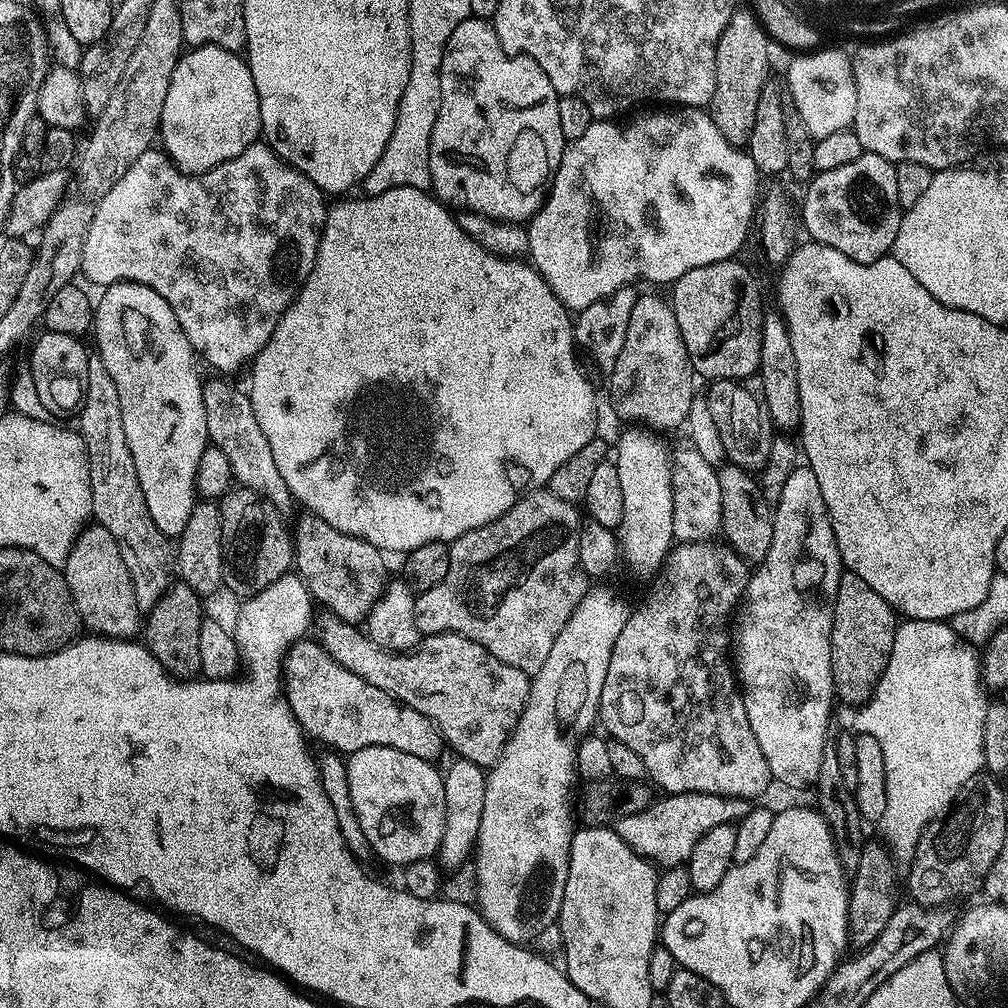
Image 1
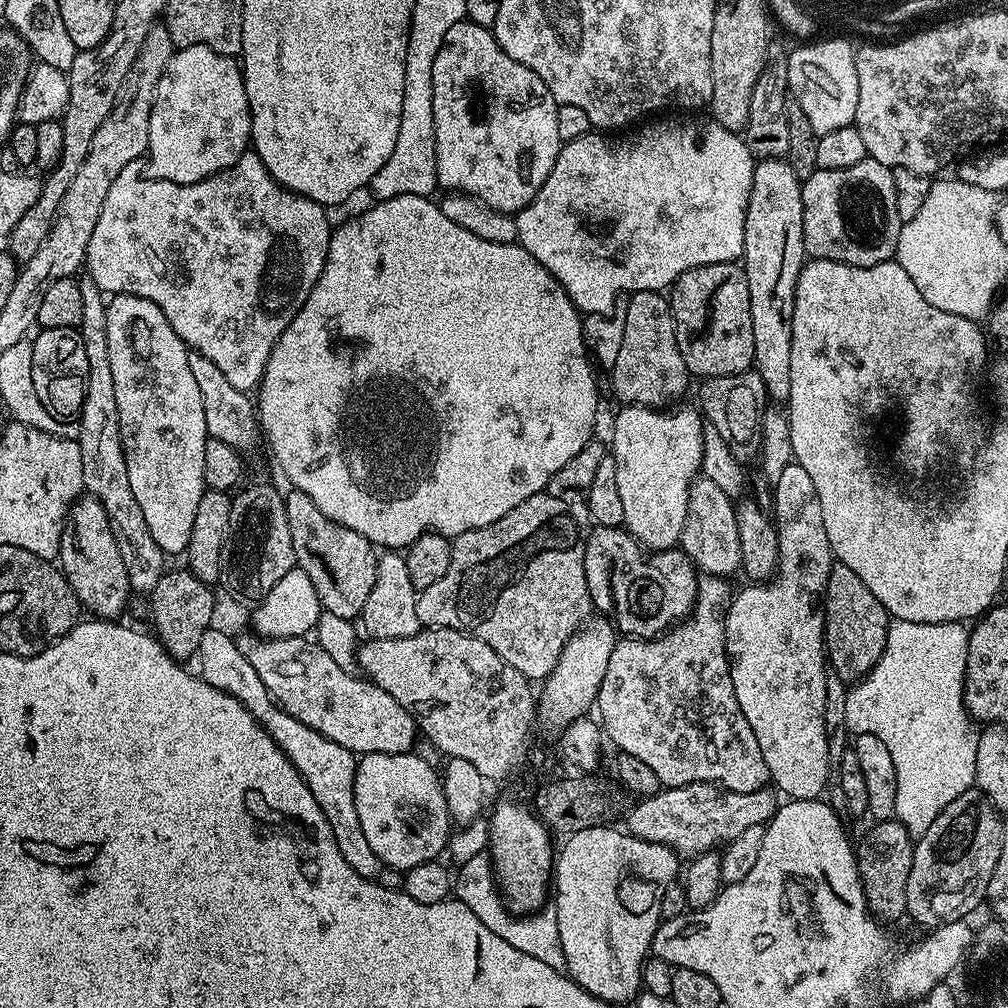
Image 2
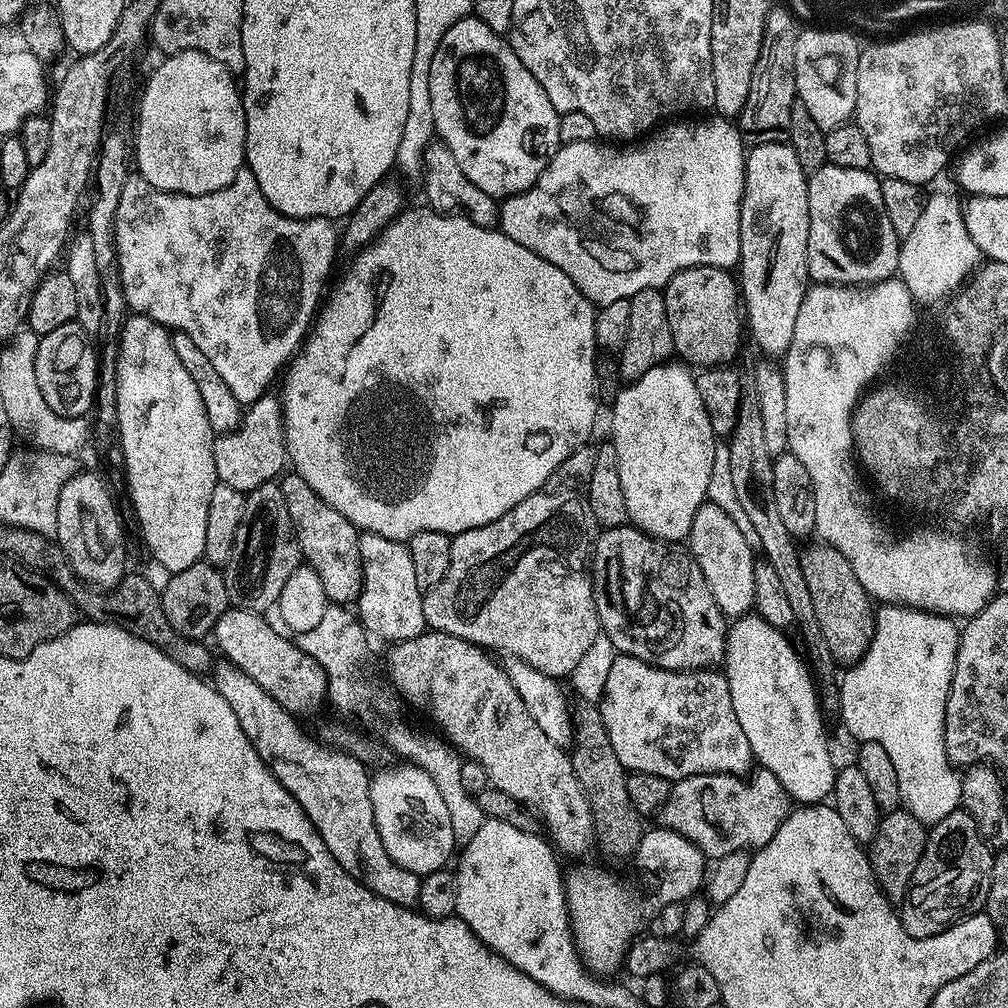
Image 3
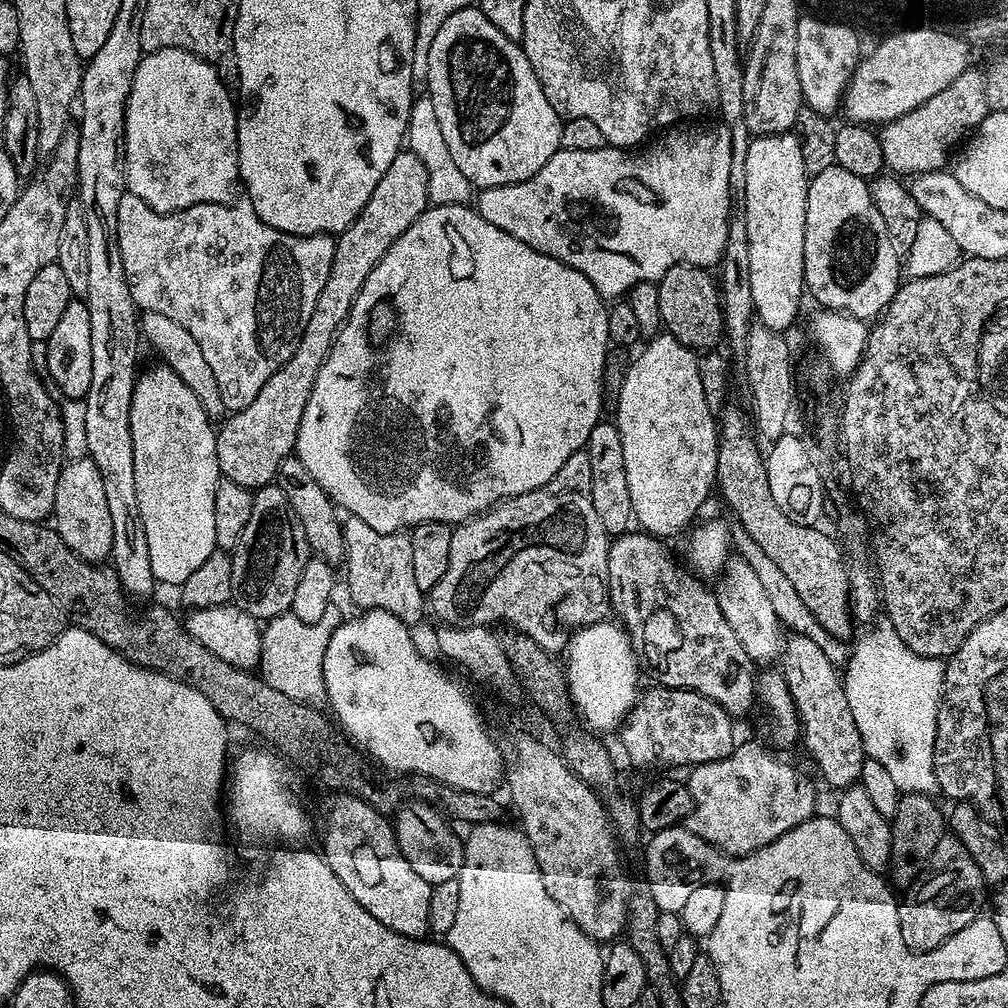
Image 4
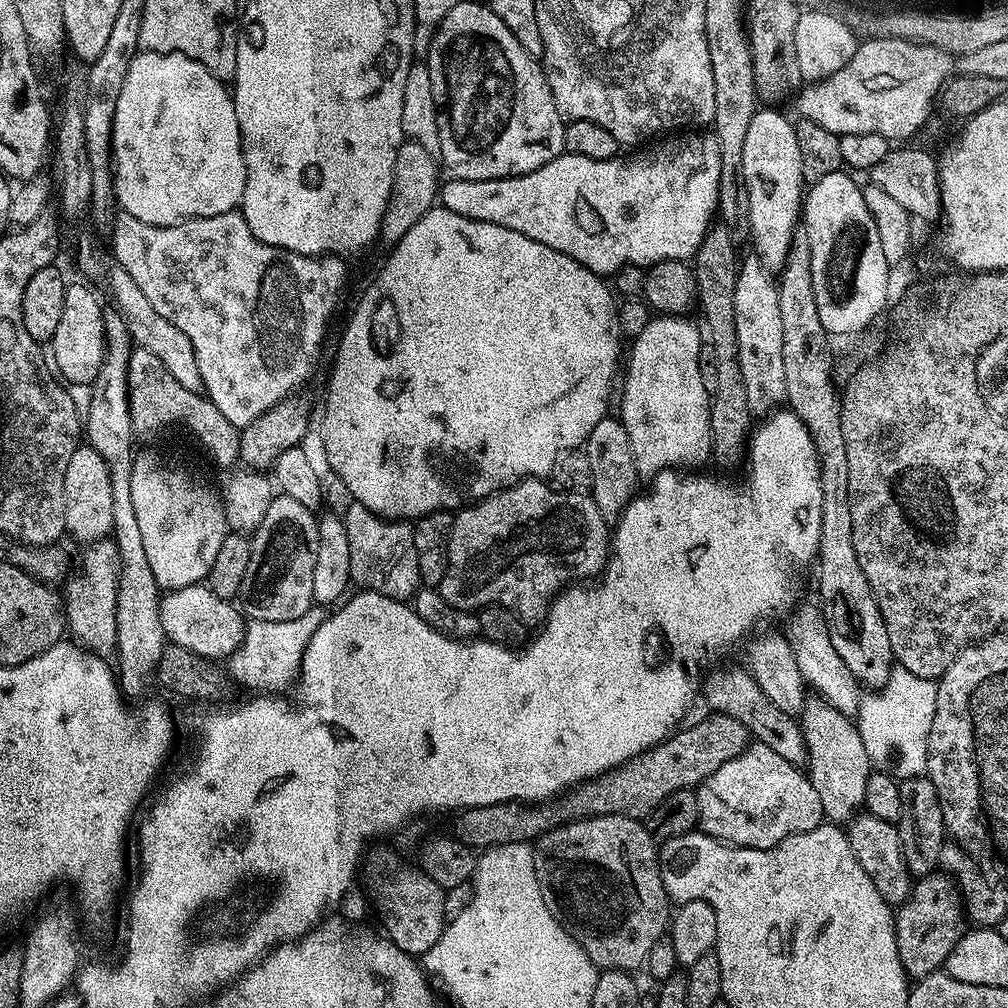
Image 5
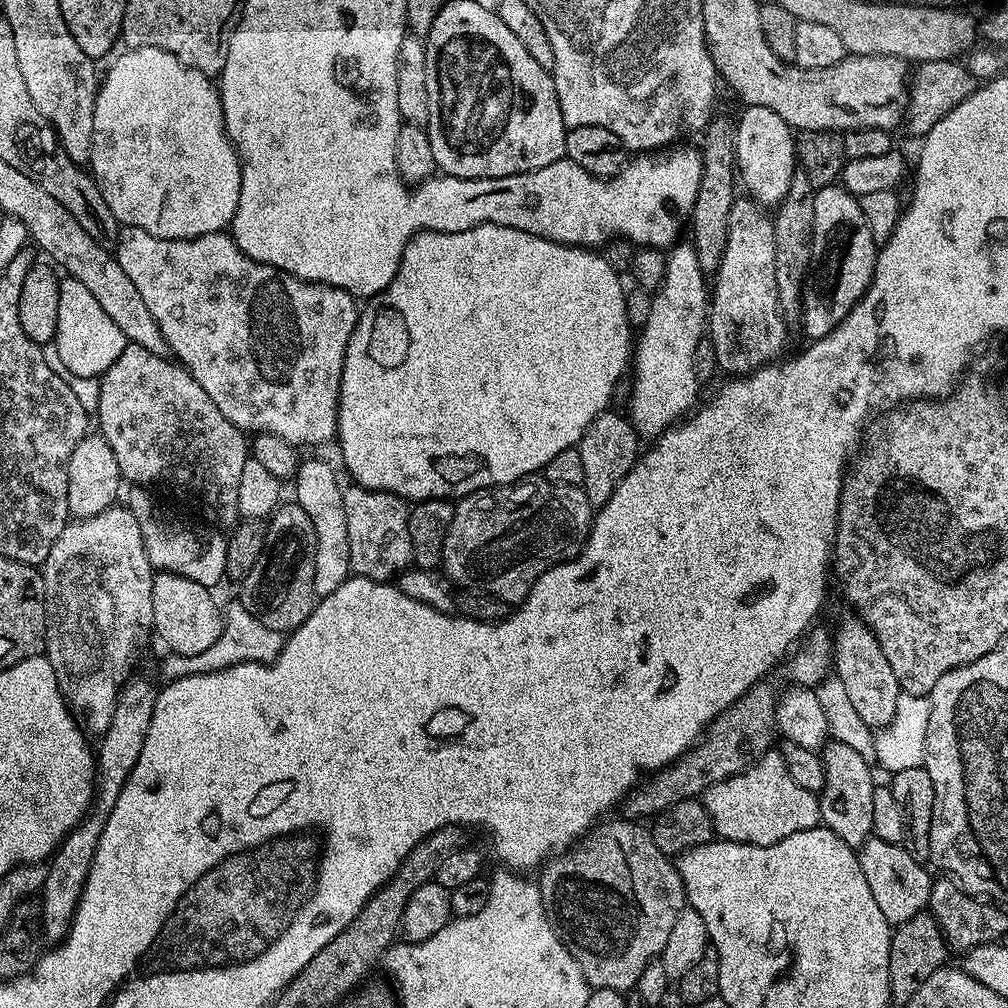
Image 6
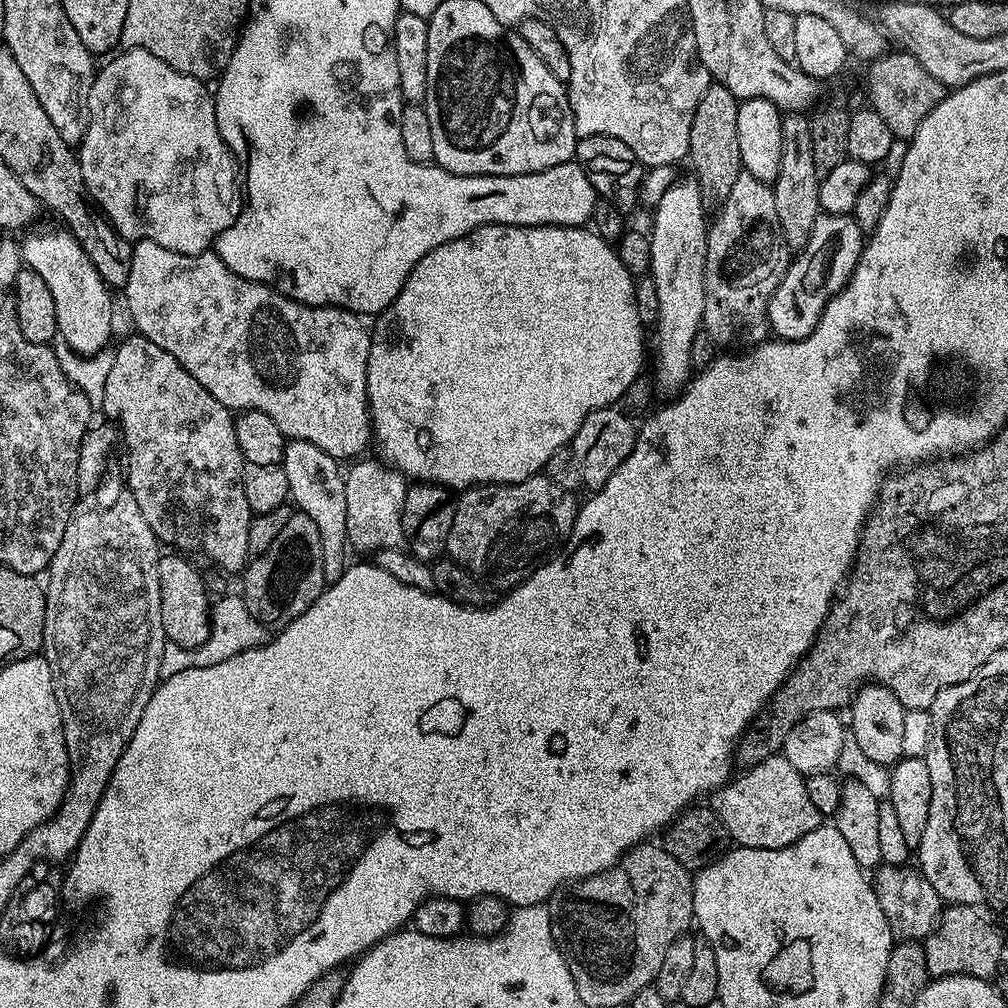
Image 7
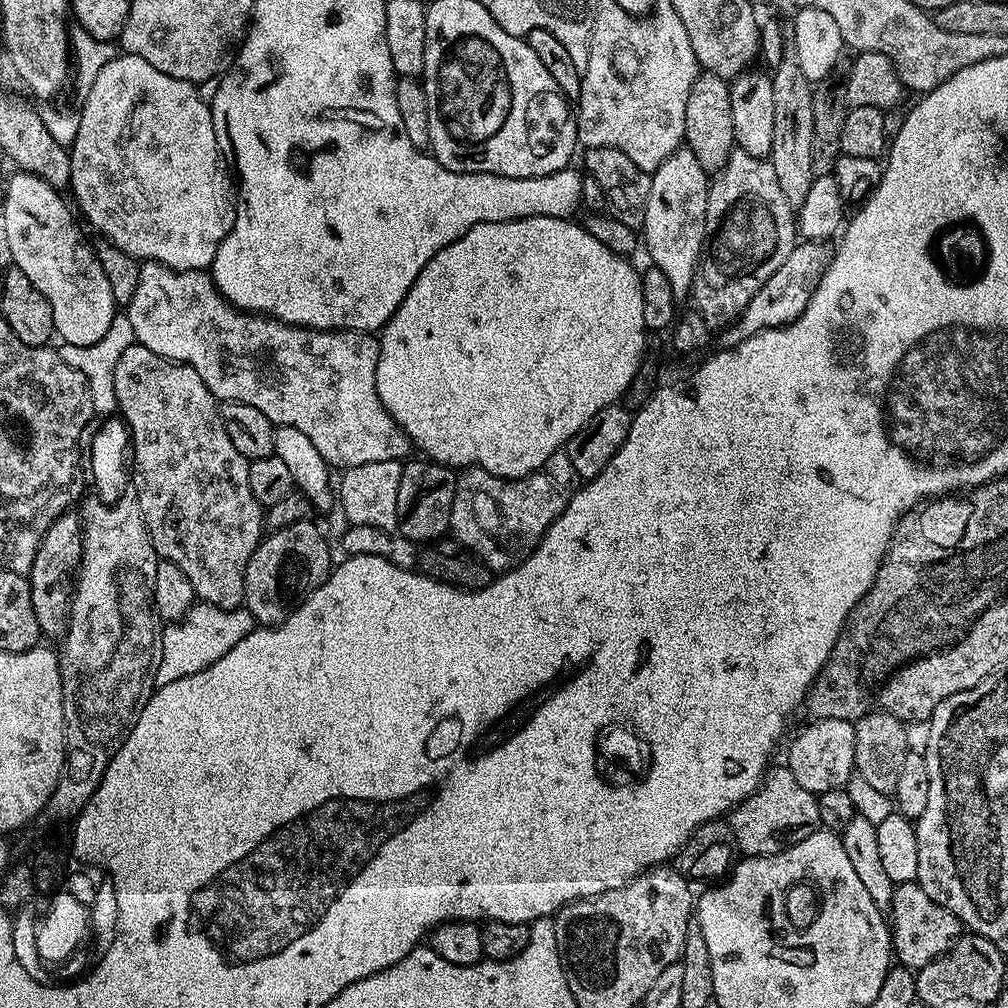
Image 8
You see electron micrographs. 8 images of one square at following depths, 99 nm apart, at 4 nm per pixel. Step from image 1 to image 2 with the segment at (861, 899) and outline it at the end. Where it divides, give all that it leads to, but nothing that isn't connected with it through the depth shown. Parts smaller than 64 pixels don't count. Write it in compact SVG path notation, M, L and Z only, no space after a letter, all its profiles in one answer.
M893 818L882 820L871 825L873 828L864 836L864 841L856 848L856 861L862 878L862 890L868 903L868 910L877 921L905 919L906 882L910 882L912 849L914 838Z

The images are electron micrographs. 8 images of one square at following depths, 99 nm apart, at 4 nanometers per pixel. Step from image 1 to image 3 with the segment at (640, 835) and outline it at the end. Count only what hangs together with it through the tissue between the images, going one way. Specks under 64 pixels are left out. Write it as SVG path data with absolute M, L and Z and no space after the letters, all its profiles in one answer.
M760 766L747 778L732 776L728 772L711 772L710 774L687 776L675 781L672 784L672 793L659 810L658 820L663 827L674 830L678 834L682 834L682 838L694 842L703 855L705 852L706 855L712 856L713 861L717 861L726 854L748 849L755 850L766 842L770 842L770 838L774 838L774 834L778 834L778 826L782 826L789 811L788 791L782 786L782 782L778 782L778 778L774 778L774 774L770 774L770 770Z

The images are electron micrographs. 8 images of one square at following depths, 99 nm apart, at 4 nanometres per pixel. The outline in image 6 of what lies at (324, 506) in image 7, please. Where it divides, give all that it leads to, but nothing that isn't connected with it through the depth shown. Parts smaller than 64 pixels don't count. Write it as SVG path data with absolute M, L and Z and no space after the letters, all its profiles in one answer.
M301 459L294 477L296 483L295 503L310 514L316 531L316 553L314 554L314 590L317 597L329 596L342 582L350 579L350 534L346 534L346 506L344 488L336 472L324 460Z

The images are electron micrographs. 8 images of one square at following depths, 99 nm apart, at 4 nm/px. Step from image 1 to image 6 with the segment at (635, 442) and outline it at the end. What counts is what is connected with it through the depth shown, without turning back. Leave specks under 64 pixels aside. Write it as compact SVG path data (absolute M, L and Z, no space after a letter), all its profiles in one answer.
M677 243L667 253L664 262L664 280L655 289L650 306L650 318L639 329L634 344L634 368L636 381L632 384L632 412L630 419L641 437L658 438L674 424L679 424L697 407L696 391L702 388L701 381L694 374L694 350L700 340L705 339L710 303L710 284L704 281L706 274L698 262L698 254L691 243Z

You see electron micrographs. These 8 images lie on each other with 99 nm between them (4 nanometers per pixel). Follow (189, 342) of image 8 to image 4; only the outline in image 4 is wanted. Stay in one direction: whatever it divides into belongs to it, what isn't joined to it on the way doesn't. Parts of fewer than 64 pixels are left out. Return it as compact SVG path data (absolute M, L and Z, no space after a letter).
M125 191L122 202L118 202L118 246L122 250L122 266L126 266L126 282L130 286L130 294L134 298L137 309L154 314L166 314L166 318L174 318L178 326L186 326L190 334L202 349L210 370L214 370L214 379L218 382L218 390L222 390L222 402L229 413L242 410L258 398L258 390L266 386L266 382L294 354L302 334L306 330L306 322L310 322L310 314L314 314L314 302L318 302L318 294L322 294L322 286L326 286L326 278L330 278L330 262L334 262L335 239L331 235L295 236L274 230L274 226L266 226L258 214L243 203L231 204L195 204L182 212L155 212L142 198L133 192Z

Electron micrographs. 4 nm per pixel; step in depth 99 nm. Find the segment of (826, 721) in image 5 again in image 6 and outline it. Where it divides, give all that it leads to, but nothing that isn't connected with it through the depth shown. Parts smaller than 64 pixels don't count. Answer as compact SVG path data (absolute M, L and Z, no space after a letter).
M838 740L825 743L822 749L822 759L826 770L824 789L819 792L820 819L823 827L831 830L833 836L842 838L849 849L856 850L872 835L874 826L874 790L877 781L872 781L873 765L862 758L850 746L844 746Z

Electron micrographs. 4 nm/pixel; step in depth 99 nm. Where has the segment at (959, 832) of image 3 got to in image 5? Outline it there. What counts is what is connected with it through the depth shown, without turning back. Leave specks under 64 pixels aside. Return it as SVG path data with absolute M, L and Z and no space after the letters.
M929 874L915 881L907 902L895 909L896 941L902 966L913 981L941 971L947 965L954 946L966 931L966 913L960 889L948 874Z

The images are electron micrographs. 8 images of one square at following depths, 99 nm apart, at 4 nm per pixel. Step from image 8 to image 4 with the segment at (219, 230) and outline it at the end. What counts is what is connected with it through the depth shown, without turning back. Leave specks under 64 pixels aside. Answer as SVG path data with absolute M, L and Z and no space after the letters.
M163 48L157 52L150 52L140 57L140 65L134 74L134 86L130 92L128 105L126 106L126 118L124 119L124 182L127 191L133 192L146 206L153 208L155 212L182 212L195 204L231 204L237 199L238 181L238 130L236 129L237 105L234 96L230 93L229 85L220 79L219 72L213 65L195 56L193 52L187 52L181 48Z

